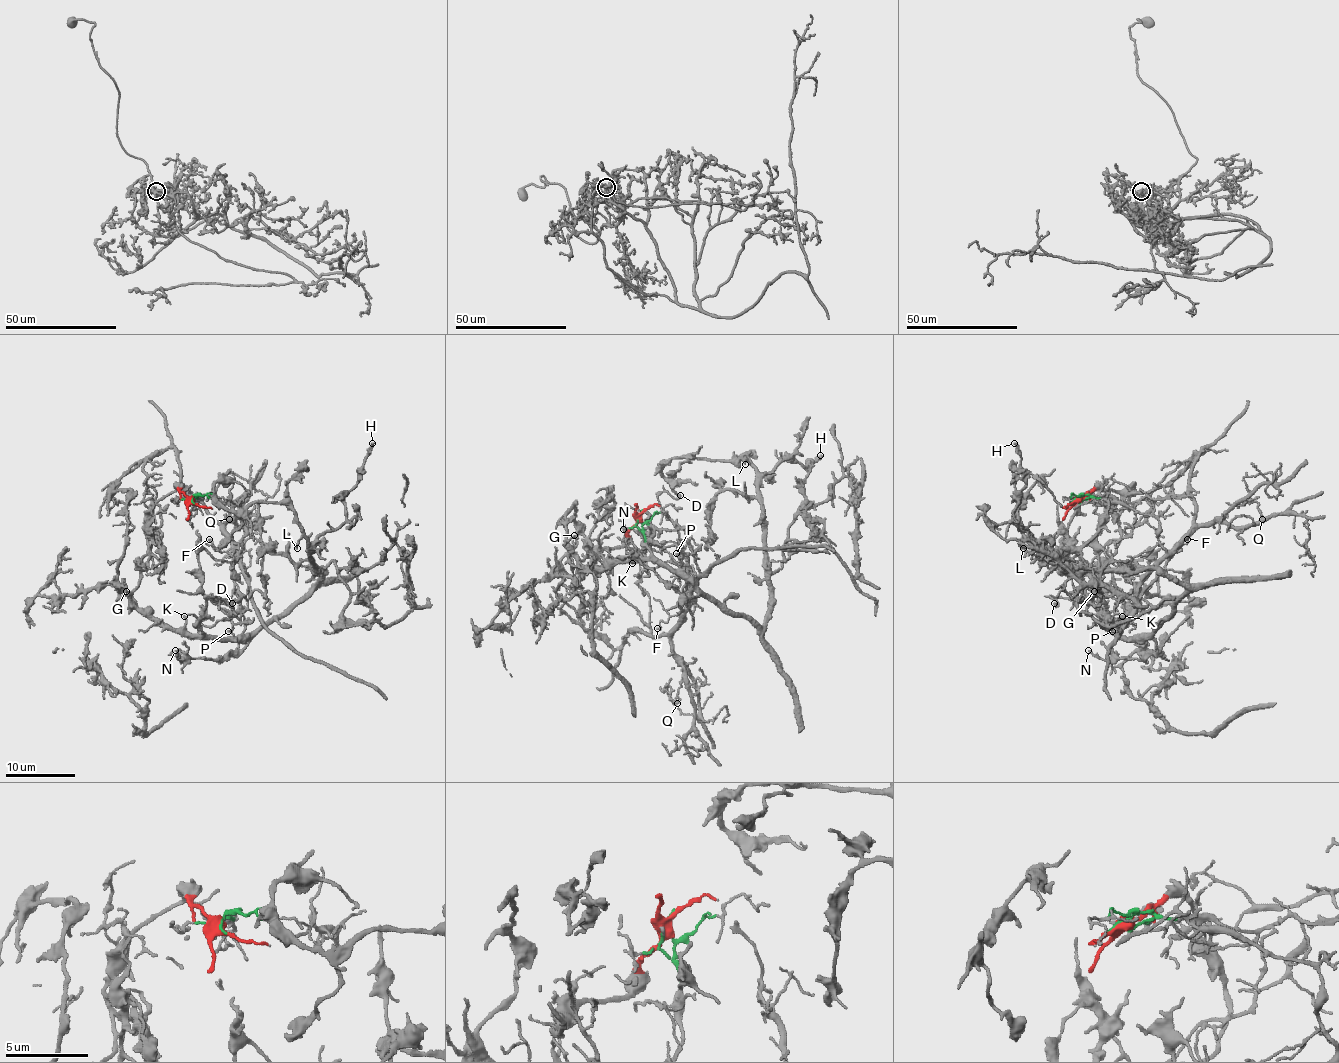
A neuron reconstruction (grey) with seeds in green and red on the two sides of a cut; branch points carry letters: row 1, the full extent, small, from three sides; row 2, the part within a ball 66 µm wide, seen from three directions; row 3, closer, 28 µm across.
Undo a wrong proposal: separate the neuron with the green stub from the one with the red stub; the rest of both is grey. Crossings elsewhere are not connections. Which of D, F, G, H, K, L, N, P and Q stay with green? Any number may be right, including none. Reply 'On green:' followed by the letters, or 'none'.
On green: D, F, P, Q

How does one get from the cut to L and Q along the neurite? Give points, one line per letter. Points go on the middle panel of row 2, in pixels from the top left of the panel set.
L: (640, 515), (581, 565), (664, 562), (759, 626), (769, 562), (745, 463)
Q: (640, 515), (650, 631), (686, 667), (699, 712), (681, 712), (667, 684), (678, 703)

